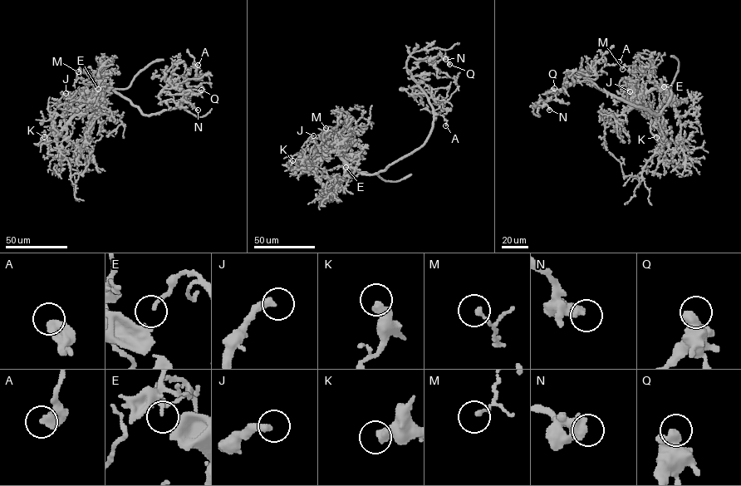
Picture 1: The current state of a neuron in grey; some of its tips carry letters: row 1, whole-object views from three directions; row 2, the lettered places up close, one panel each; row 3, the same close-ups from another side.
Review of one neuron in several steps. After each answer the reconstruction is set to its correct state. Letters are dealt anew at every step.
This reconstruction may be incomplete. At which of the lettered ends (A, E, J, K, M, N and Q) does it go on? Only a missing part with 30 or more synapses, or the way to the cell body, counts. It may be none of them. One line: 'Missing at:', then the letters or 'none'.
Missing at: none

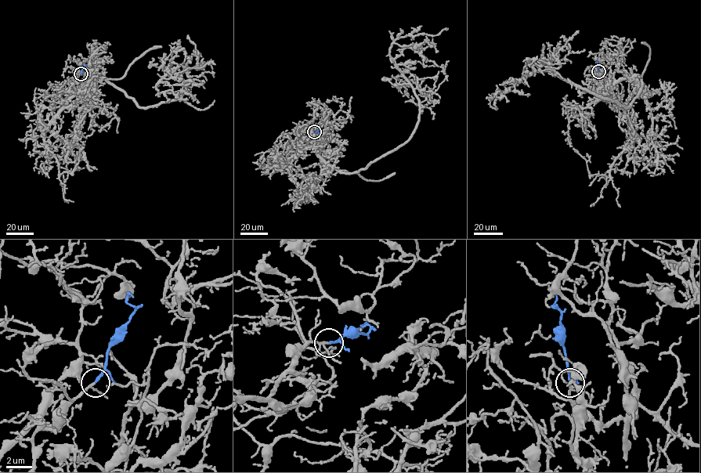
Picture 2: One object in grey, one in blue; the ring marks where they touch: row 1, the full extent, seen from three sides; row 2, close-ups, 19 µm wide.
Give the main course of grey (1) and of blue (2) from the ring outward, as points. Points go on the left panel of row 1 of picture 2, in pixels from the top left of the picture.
1: (80, 74), (72, 88), (105, 78), (142, 107), (185, 91), (167, 74), (159, 92), (200, 110), (214, 100)
2: (80, 74), (84, 64)

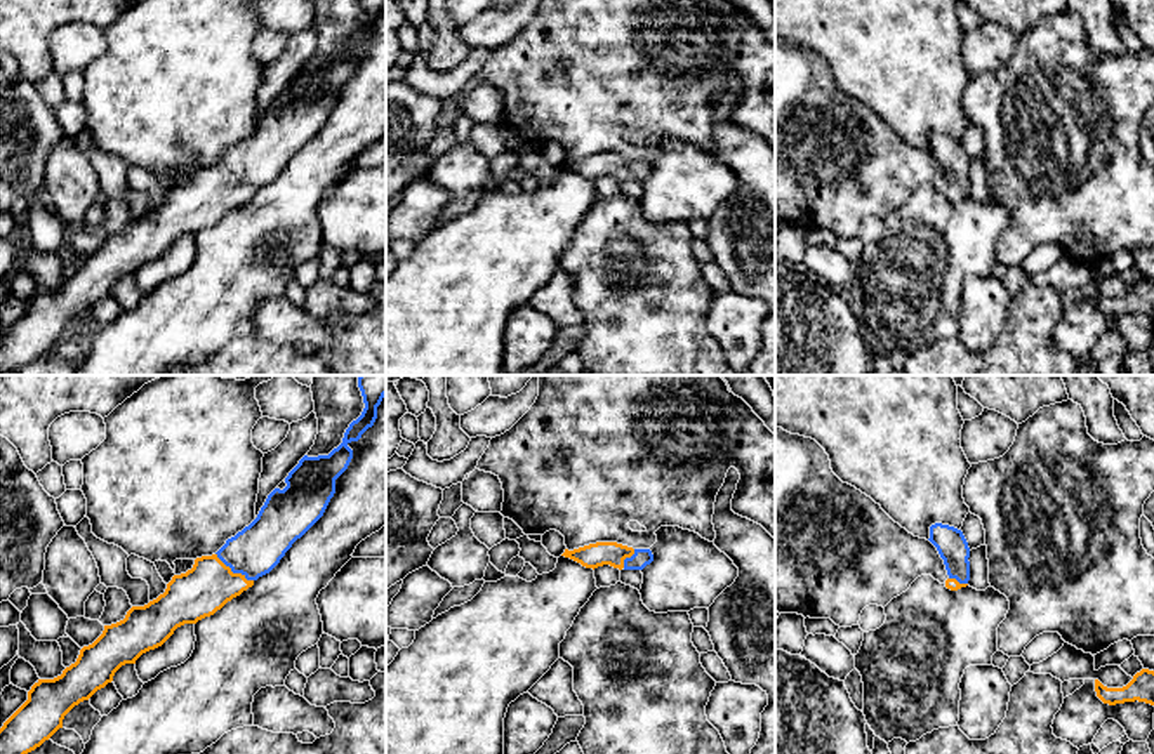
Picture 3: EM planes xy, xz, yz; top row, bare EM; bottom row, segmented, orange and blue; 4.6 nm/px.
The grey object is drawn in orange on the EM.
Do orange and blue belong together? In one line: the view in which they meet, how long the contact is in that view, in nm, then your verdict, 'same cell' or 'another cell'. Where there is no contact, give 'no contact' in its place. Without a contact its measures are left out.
xy | 220 nm | same cell

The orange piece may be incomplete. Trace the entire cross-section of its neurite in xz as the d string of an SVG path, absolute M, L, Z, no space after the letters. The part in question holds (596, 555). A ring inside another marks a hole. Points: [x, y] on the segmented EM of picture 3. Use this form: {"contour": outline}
{"contour": "M596 542L561 554L586 568L610 565L619 570L643 570L653 561L650 549L633 549L617 542Z"}

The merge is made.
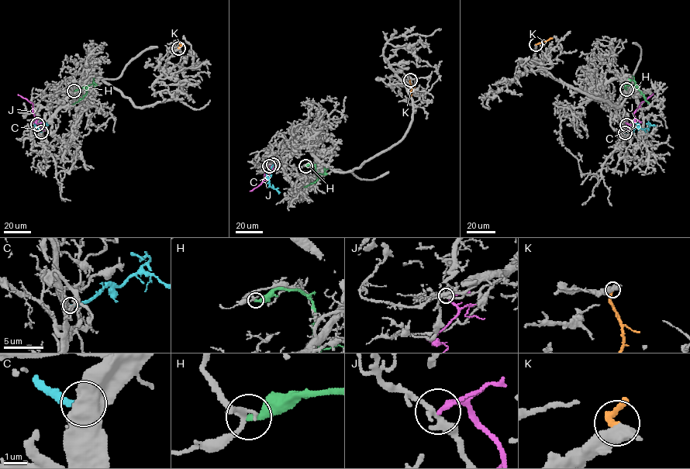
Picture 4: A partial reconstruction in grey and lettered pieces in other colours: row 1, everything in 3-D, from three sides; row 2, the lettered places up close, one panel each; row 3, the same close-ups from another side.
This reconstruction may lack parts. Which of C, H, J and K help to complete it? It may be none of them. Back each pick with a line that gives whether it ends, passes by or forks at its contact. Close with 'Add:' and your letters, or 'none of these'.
C: it ends
Add: C

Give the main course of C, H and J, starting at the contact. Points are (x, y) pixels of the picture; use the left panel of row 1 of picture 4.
C: (41, 132), (35, 127), (37, 129), (40, 125), (46, 125)
H: (74, 91), (84, 87), (87, 92), (72, 104)
J: (38, 124), (36, 122), (33, 104), (18, 94)

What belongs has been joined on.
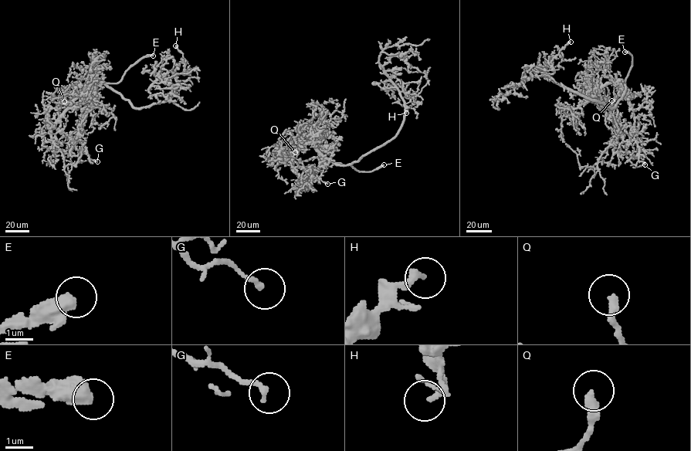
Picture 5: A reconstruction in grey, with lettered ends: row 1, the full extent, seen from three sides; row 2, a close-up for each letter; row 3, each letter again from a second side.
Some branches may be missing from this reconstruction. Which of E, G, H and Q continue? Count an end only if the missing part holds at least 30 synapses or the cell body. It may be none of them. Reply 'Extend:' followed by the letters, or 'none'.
Extend: E

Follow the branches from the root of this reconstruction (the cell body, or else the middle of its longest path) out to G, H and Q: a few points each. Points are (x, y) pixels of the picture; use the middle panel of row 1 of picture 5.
G: (359, 159), (347, 165), (336, 165), (324, 159), (312, 174), (308, 174), (314, 178), (320, 178), (327, 184)
H: (359, 159), (384, 145), (398, 132), (404, 115), (401, 92), (408, 98), (415, 94), (406, 113)
Q: (359, 159), (347, 165), (337, 165), (311, 141), (305, 142), (295, 152)

